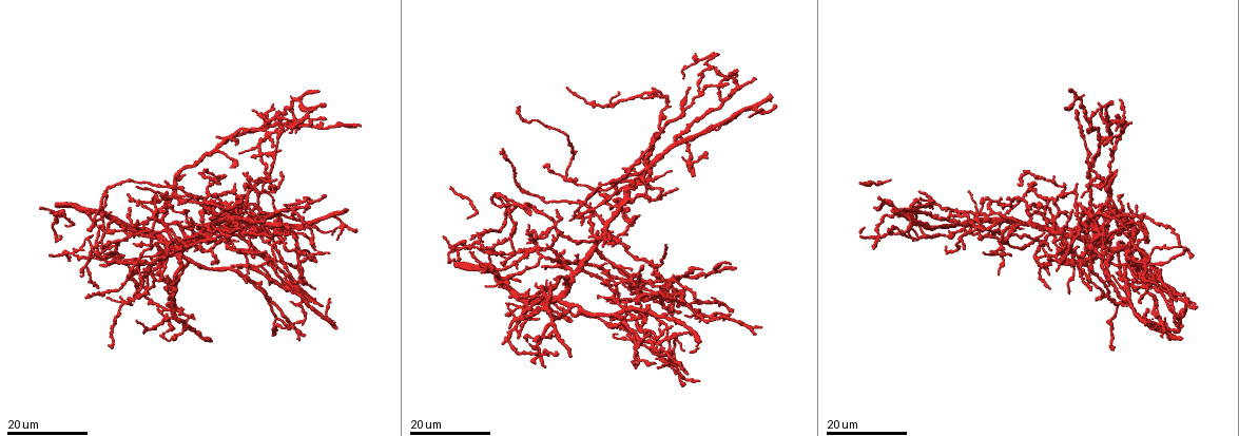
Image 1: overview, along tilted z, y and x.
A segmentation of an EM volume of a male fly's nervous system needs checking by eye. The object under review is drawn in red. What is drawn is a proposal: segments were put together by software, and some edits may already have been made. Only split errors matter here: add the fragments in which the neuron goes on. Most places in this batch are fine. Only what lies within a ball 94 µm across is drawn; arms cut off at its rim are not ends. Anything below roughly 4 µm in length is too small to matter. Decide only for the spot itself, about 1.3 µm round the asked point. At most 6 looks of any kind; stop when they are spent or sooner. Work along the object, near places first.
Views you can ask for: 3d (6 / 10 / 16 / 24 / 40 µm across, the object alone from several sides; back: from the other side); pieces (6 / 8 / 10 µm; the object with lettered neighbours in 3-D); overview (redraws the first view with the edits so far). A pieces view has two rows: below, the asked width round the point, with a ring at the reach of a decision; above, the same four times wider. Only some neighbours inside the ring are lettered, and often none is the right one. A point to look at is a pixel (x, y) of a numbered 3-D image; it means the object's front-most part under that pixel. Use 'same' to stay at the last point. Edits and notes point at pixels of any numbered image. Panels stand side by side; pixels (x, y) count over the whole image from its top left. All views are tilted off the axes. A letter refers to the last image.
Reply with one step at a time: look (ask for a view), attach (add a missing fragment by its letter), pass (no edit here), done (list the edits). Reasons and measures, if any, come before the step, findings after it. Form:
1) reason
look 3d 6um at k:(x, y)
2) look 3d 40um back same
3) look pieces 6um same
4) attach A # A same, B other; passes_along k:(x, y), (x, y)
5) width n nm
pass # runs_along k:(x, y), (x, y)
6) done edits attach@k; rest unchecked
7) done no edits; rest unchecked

an open end
look 3d 16um at 1:(135, 286)

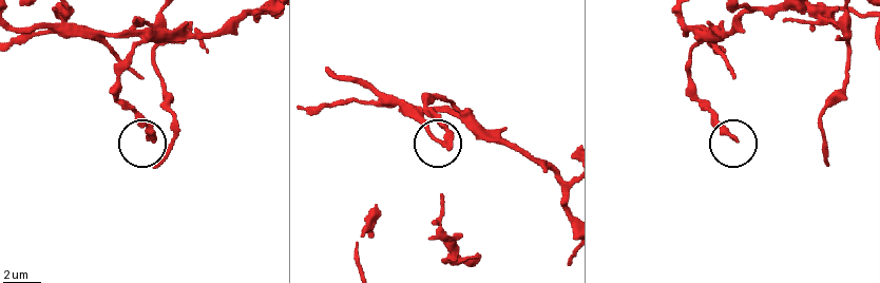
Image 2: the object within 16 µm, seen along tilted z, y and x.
look pieces 6um at 2:(734, 138)

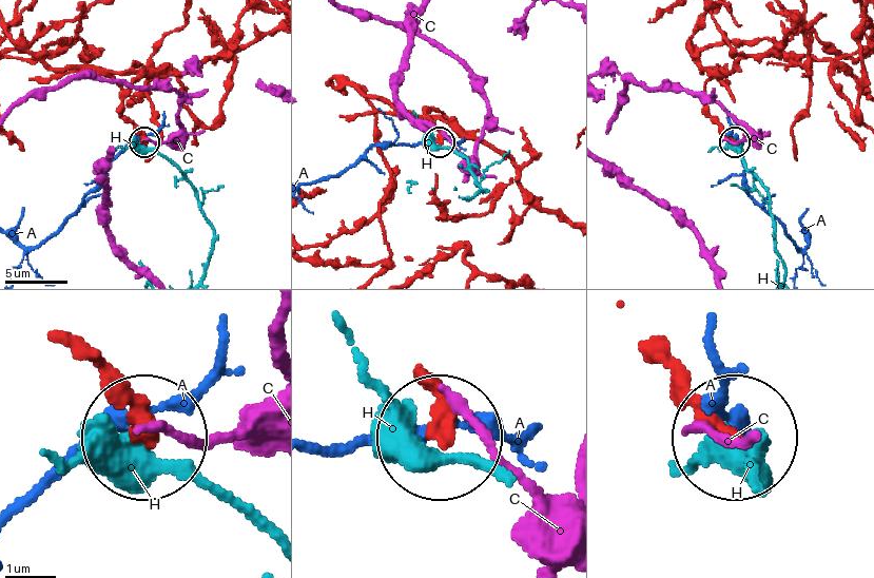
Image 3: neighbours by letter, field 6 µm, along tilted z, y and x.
pass # A other, C other, H other; runs_along 3:(426, 385), (439, 430); no lettered fragment goes on from it

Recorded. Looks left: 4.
an open end
look 3d 24um at 1:(498, 207)

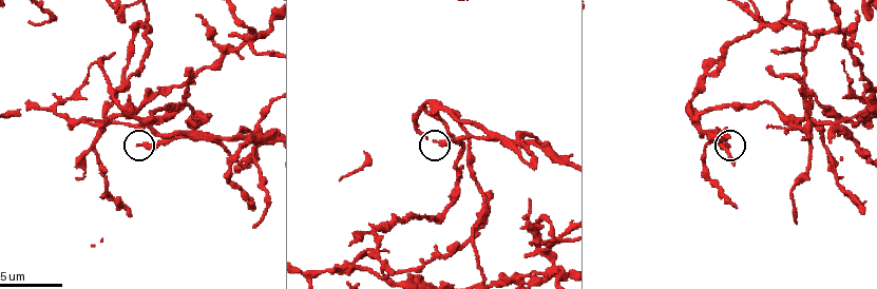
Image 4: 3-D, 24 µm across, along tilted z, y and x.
what lies round it
look pieces 8um at 4:(436, 141)

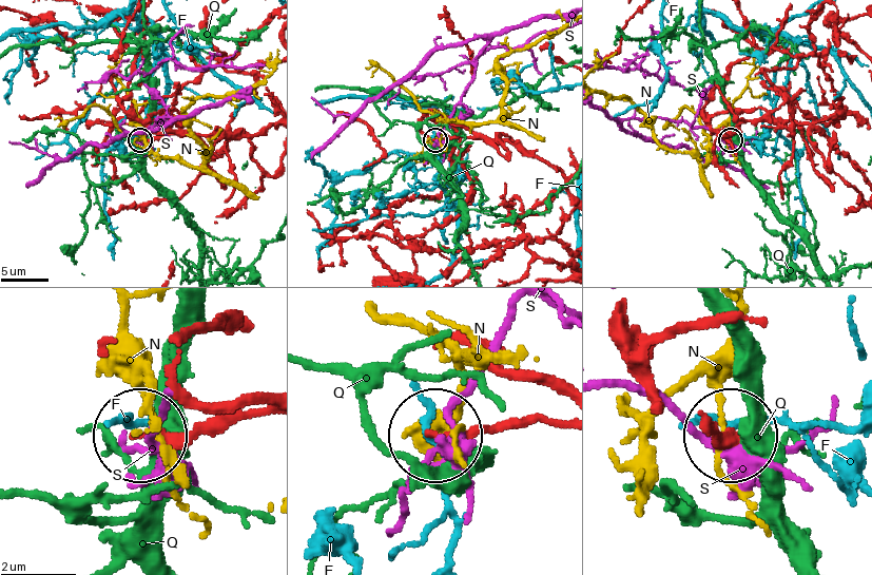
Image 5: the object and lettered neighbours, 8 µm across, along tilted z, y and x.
pass # F other, N other, Q other, S other; no lettered fragment goes on from it

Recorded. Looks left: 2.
an open end
look 3d 24um at 1:(551, 247)

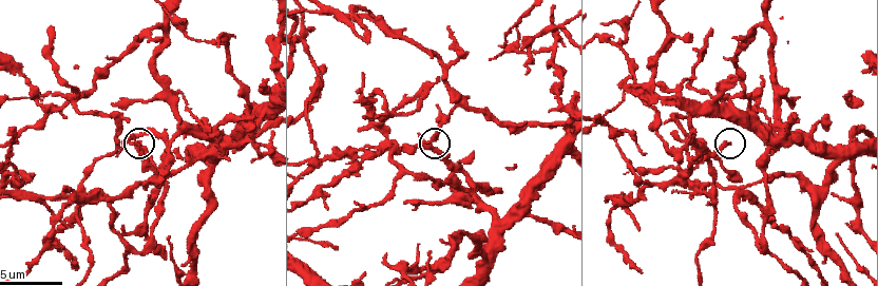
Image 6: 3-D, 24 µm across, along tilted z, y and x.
what lies round it
look pieces 8um at 6:(428, 142)

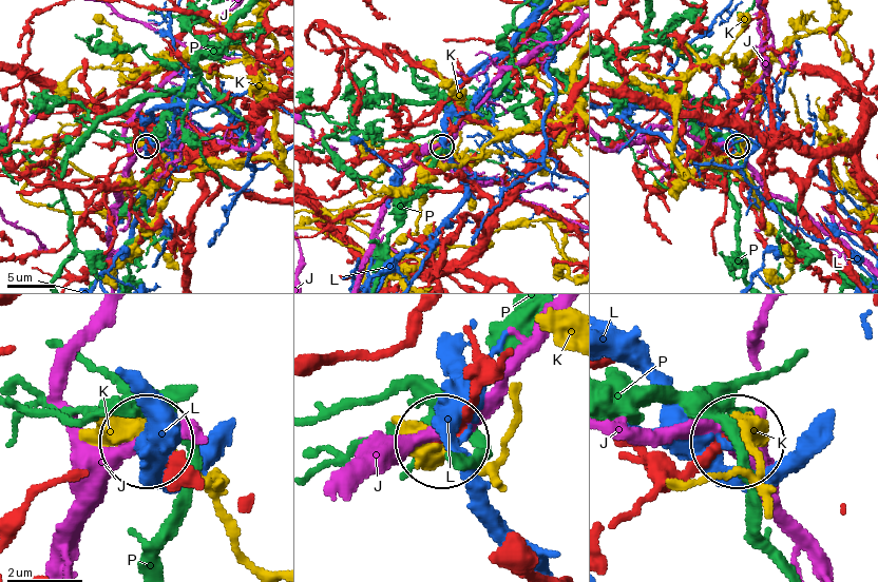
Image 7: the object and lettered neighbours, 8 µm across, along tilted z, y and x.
width 230 nm
pass # J other, K other, L other, P other; no lettered fragment goes on from it

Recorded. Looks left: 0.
done no edits; rest unchecked

